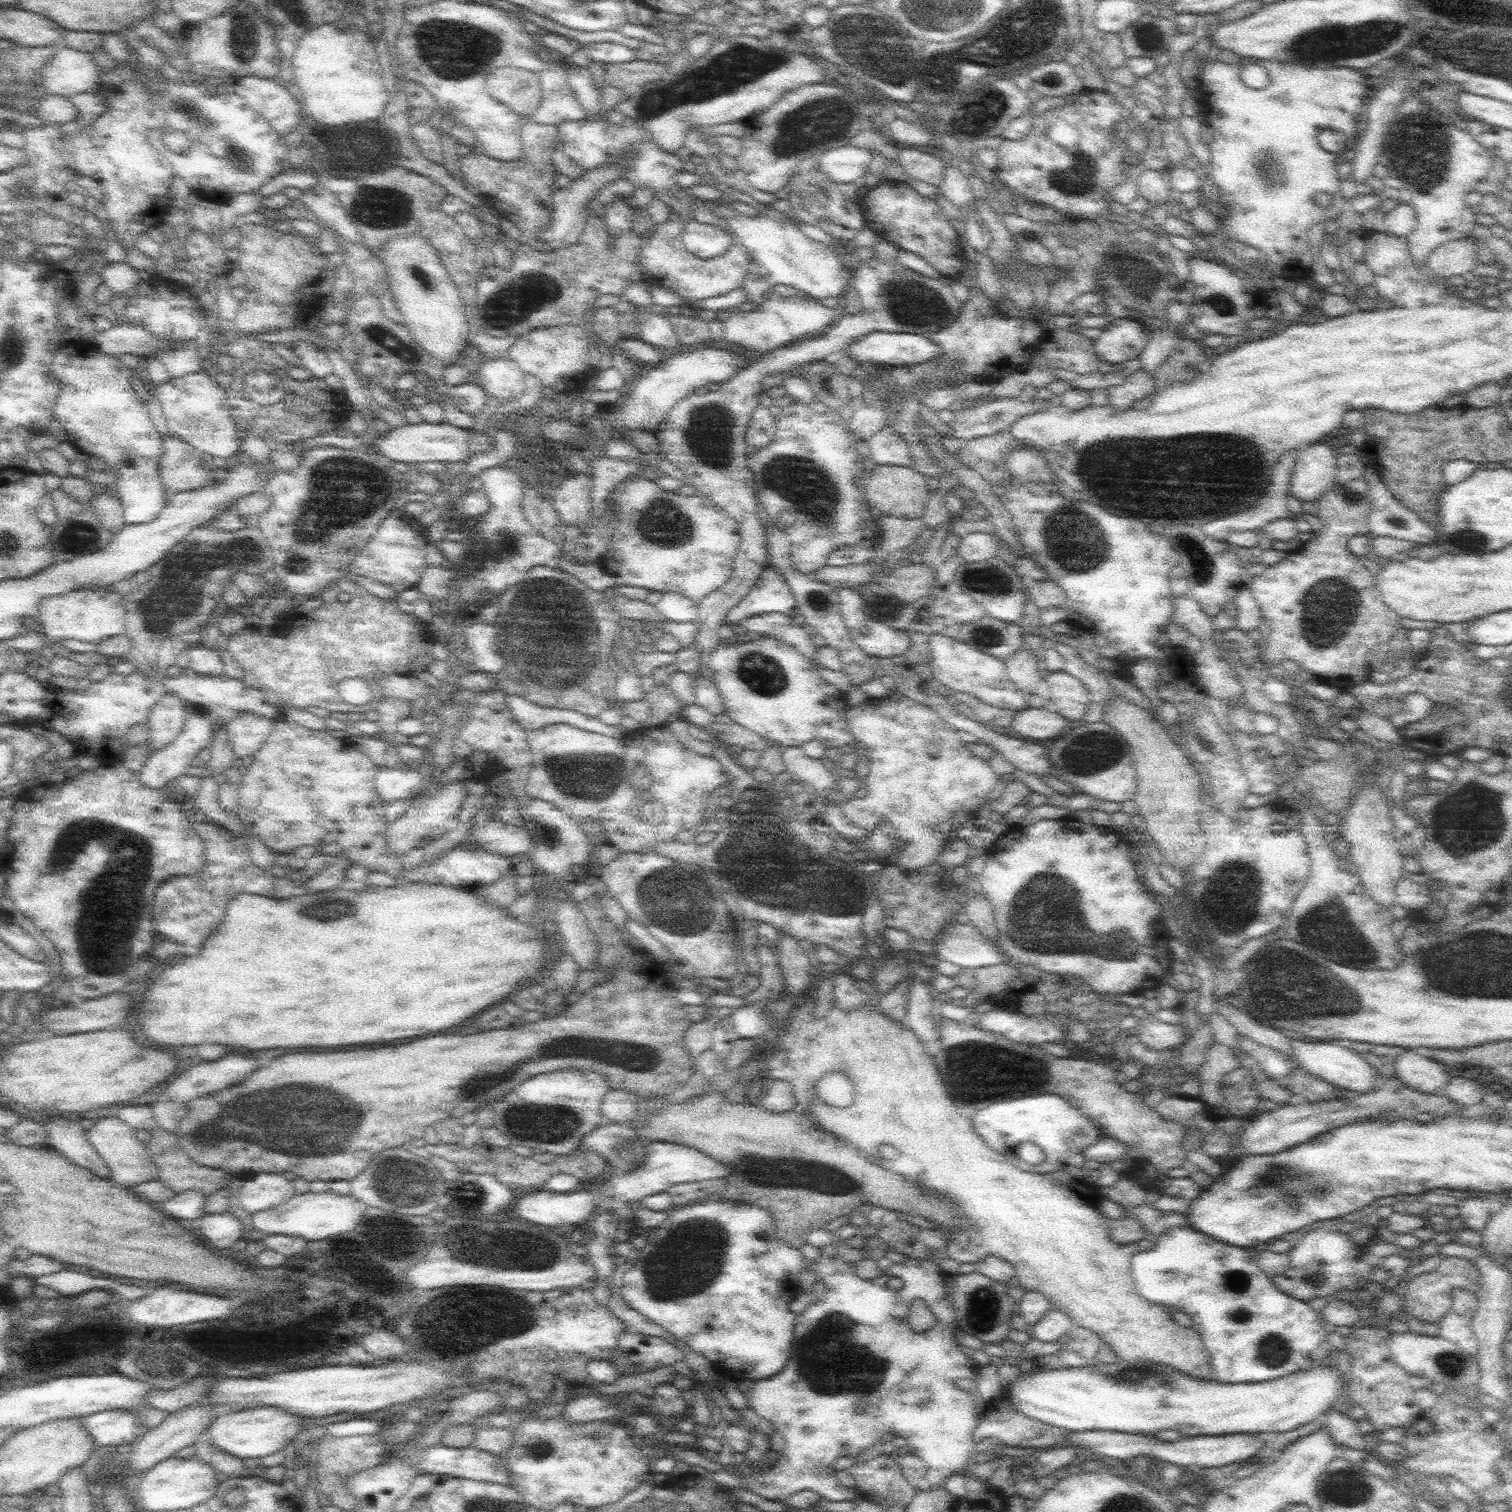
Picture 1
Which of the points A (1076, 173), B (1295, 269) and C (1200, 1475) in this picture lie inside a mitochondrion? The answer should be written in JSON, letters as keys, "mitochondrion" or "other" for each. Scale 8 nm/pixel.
{"A":"mitochondrion","B":"other","C":"other"}

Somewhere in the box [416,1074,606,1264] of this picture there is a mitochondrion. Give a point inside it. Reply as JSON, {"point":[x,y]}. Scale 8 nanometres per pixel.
{"point":[551,1124]}

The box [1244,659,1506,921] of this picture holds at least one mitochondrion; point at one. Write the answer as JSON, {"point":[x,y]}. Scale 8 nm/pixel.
{"point":[1473,825]}

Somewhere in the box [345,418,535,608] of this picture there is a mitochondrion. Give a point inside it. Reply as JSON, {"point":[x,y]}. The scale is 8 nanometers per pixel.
{"point":[509,546]}

